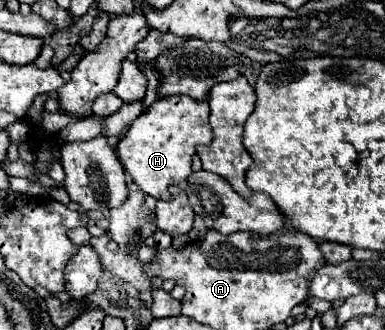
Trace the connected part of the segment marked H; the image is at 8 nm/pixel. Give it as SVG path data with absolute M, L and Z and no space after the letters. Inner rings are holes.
M166 96L156 100L142 116L138 116L124 140L116 146L126 172L138 188L158 200L170 200L168 186L184 182L192 174L192 158L198 146L212 142L210 106L206 100L192 100L188 96Z

